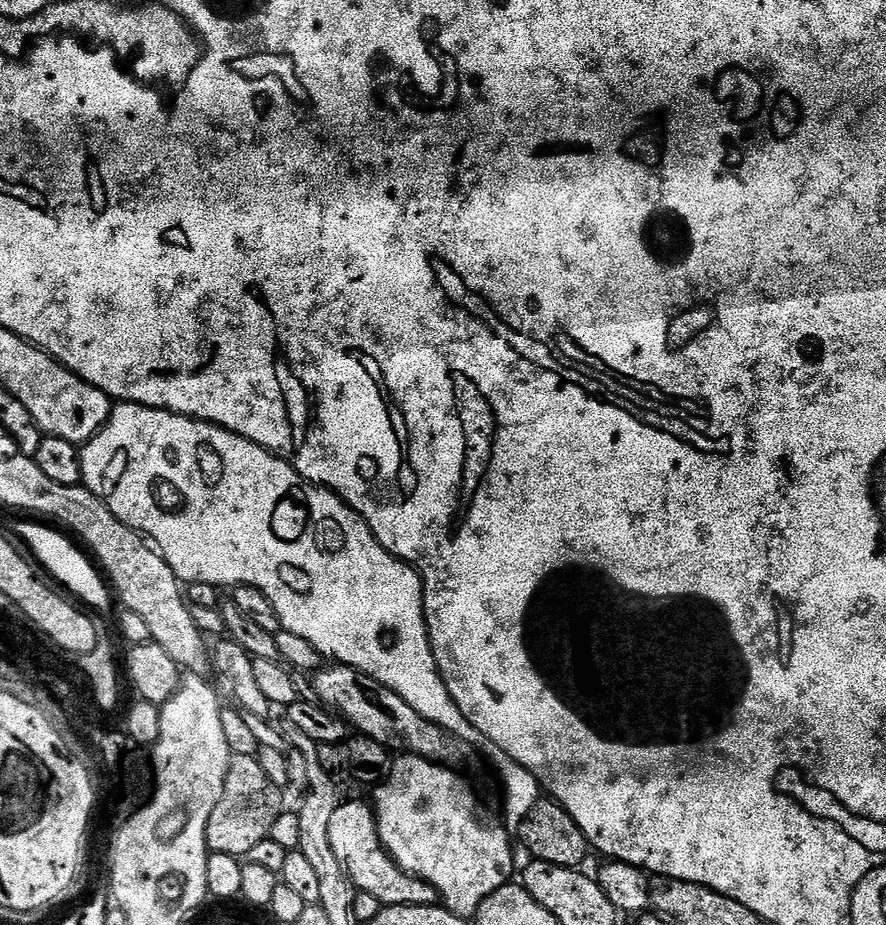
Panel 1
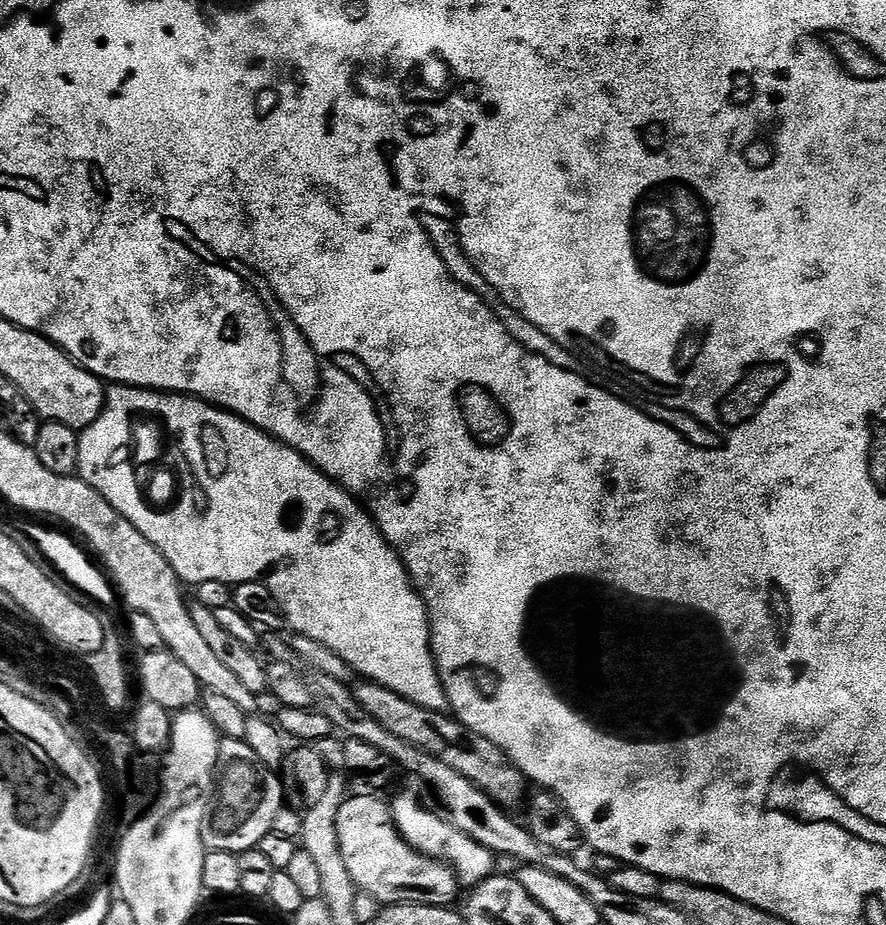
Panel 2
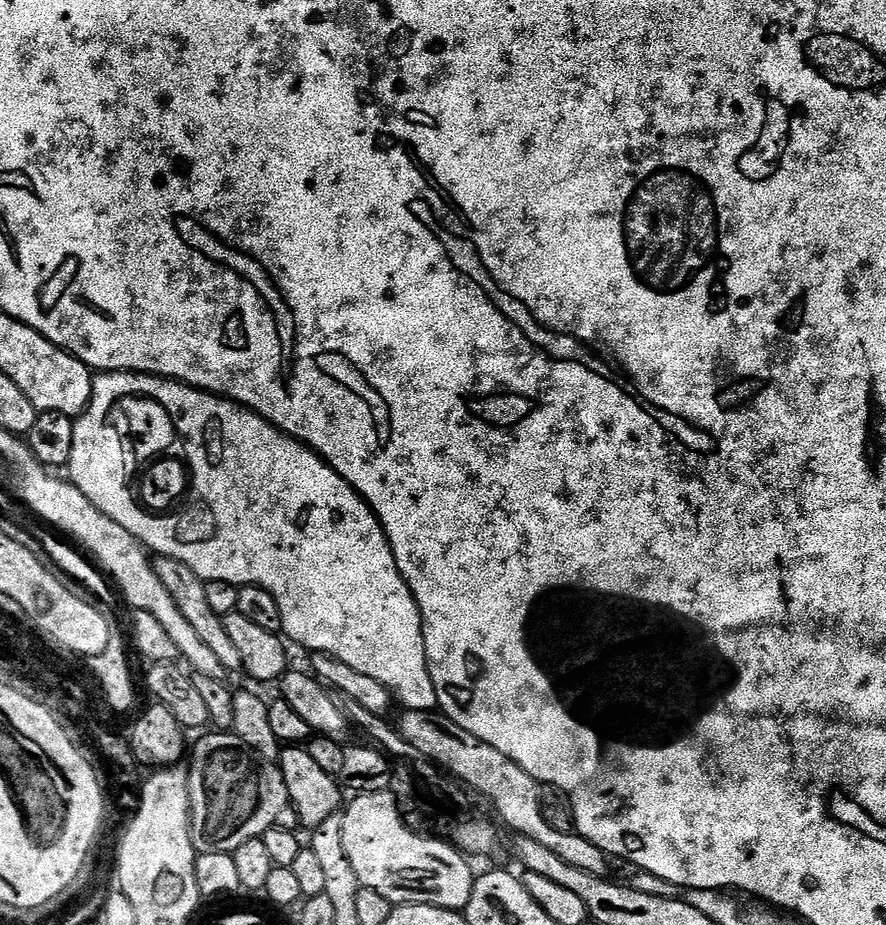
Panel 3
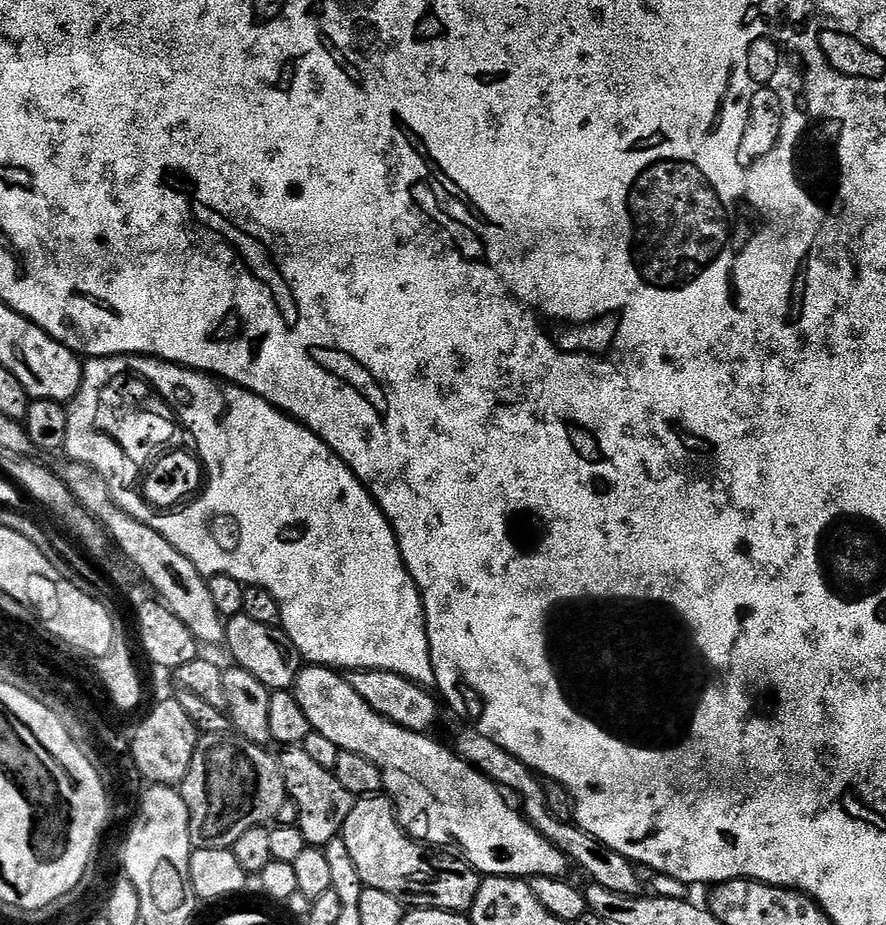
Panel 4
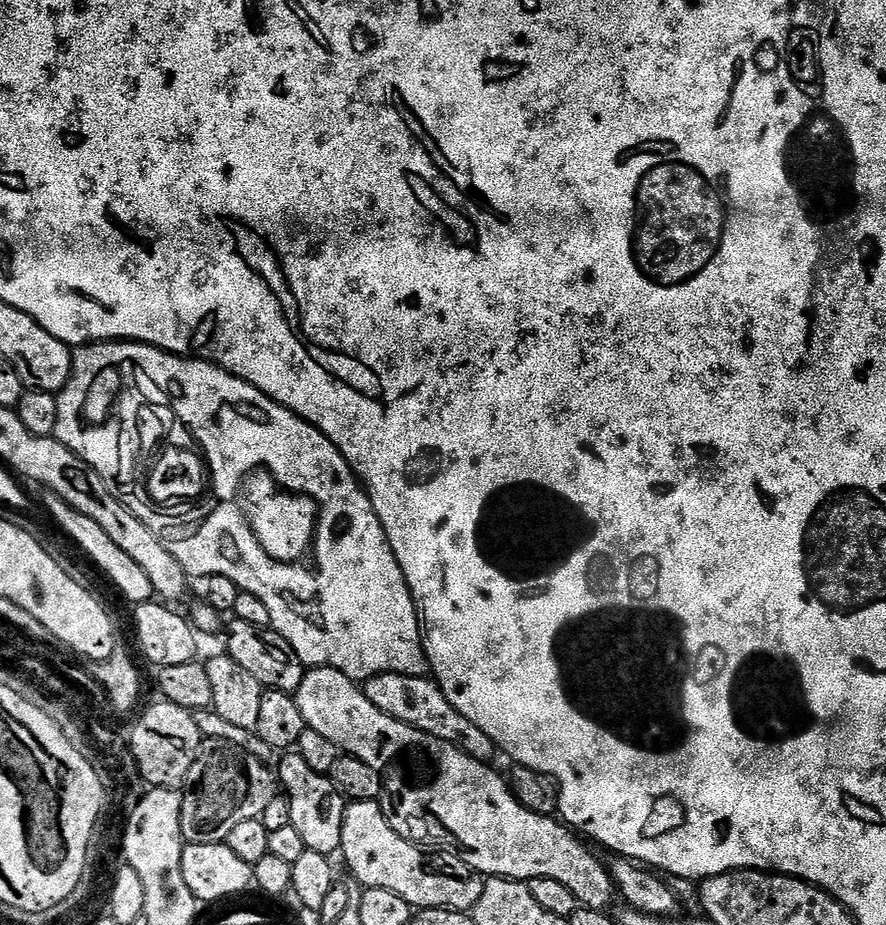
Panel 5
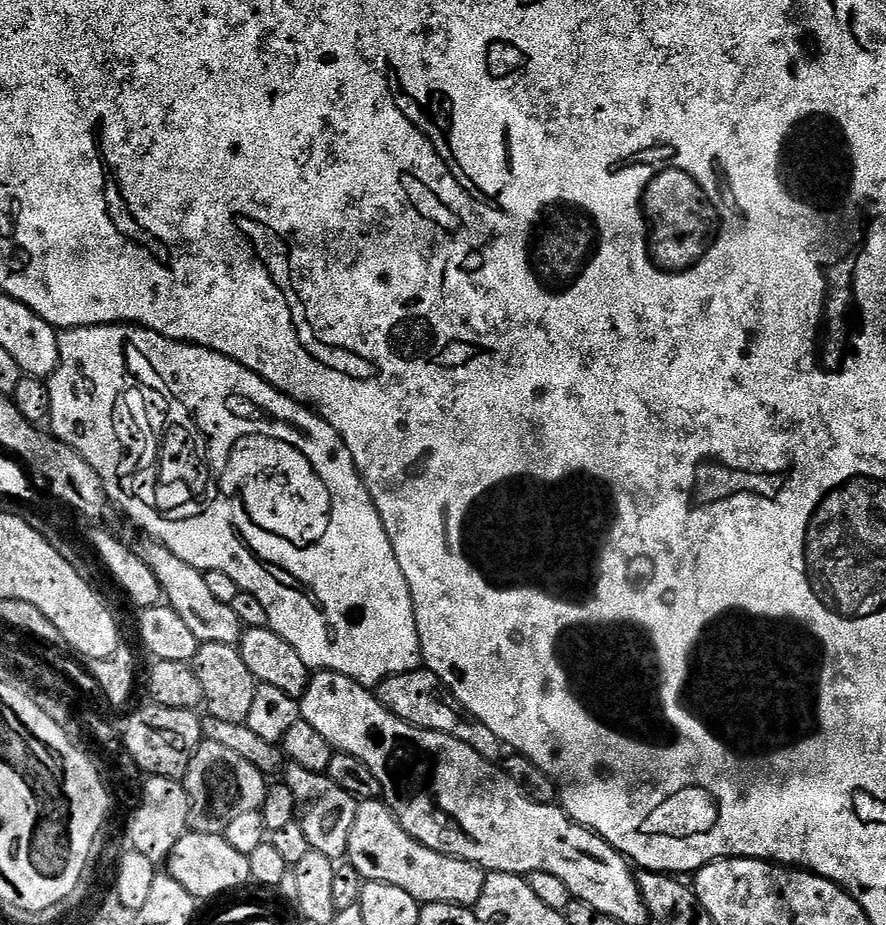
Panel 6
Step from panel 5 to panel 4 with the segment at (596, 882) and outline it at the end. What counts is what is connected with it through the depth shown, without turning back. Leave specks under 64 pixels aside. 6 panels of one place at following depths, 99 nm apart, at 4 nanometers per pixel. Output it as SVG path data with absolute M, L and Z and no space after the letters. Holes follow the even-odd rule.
M304 666L301 667L299 676L294 685L294 695L298 706L302 706L302 714L306 714L306 718L310 722L312 731L322 734L322 738L330 738L330 742L334 742L334 746L338 746L341 752L349 752L350 754L362 754L362 758L370 758L370 762L374 762L374 766L378 766L378 770L384 779L383 791L388 792L387 799L390 801L391 807L394 809L396 821L400 823L401 828L408 833L414 840L419 840L428 846L435 846L440 850L456 850L459 855L477 872L485 877L489 876L515 876L517 878L531 878L533 876L558 876L561 878L569 875L570 861L567 856L560 853L557 848L542 835L538 829L532 827L523 815L515 807L512 808L507 804L505 793L487 776L483 776L473 764L467 764L461 756L457 756L451 747L448 748L444 744L439 744L436 740L431 740L431 735L423 732L411 732L402 726L398 726L394 722L390 722L386 718L382 718L382 714L378 714L366 702L362 702L362 698L358 698L358 694L354 694L354 686L350 686L347 679L339 671L326 668L323 666Z

